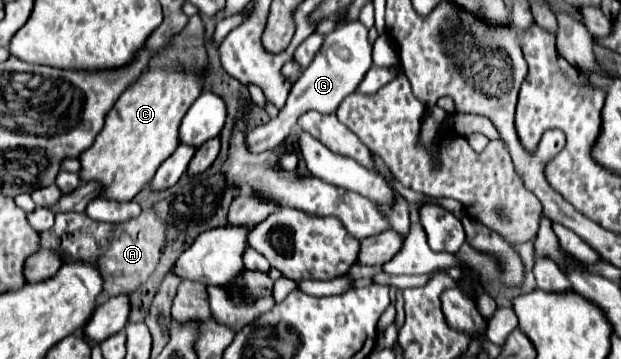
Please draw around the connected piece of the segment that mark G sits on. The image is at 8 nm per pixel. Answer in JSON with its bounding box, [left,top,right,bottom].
[246,21,372,151]

